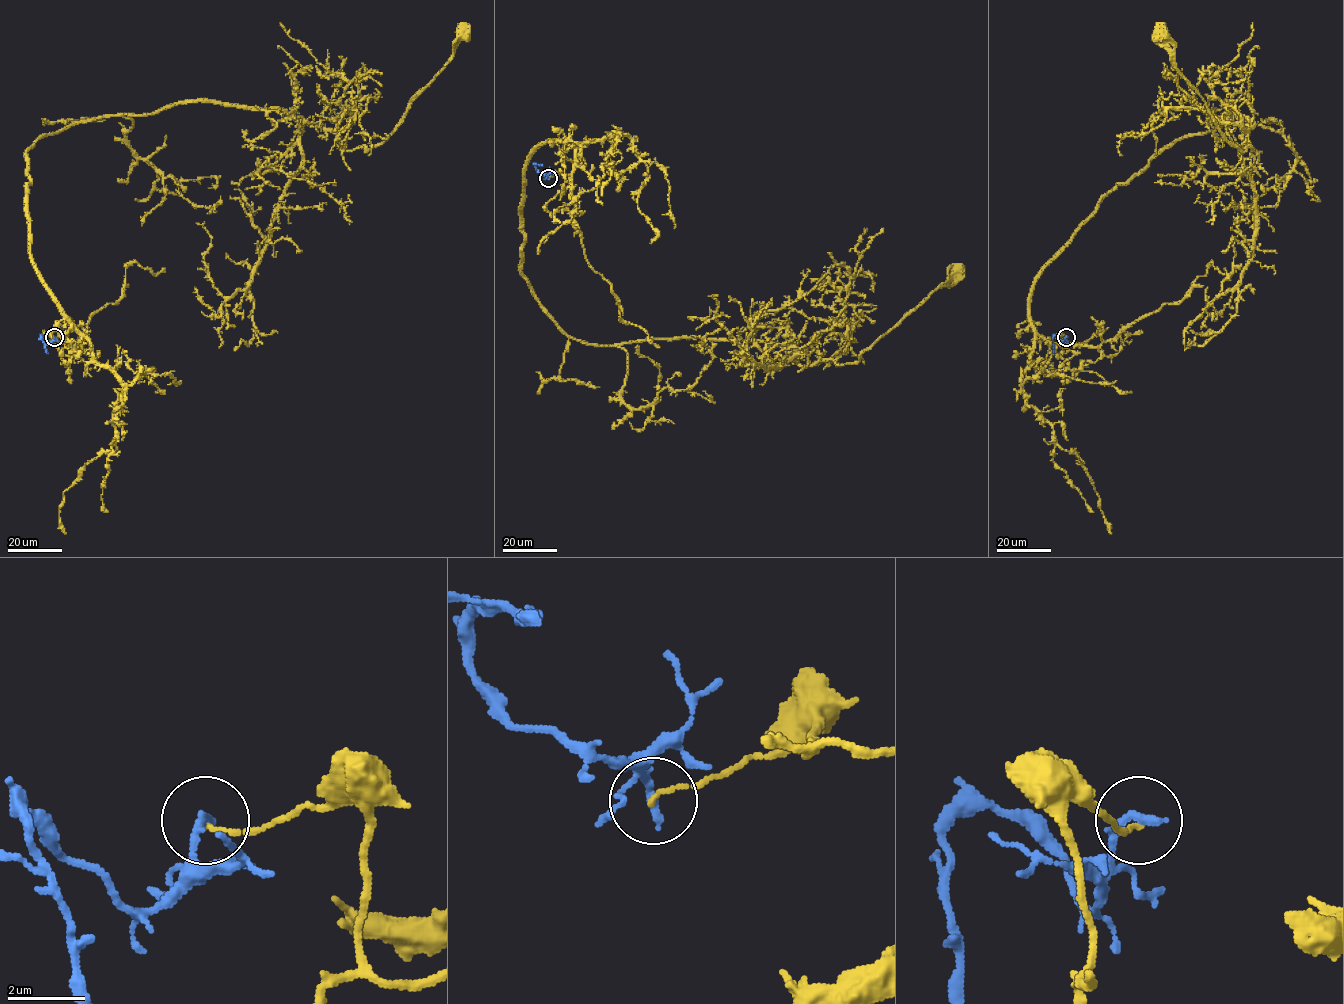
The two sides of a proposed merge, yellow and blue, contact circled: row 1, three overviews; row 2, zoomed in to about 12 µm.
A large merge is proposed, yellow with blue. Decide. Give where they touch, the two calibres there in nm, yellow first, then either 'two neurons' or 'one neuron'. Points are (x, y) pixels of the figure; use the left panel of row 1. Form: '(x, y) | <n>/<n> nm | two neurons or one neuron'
(54, 337) | 110/280 nm | two neurons

